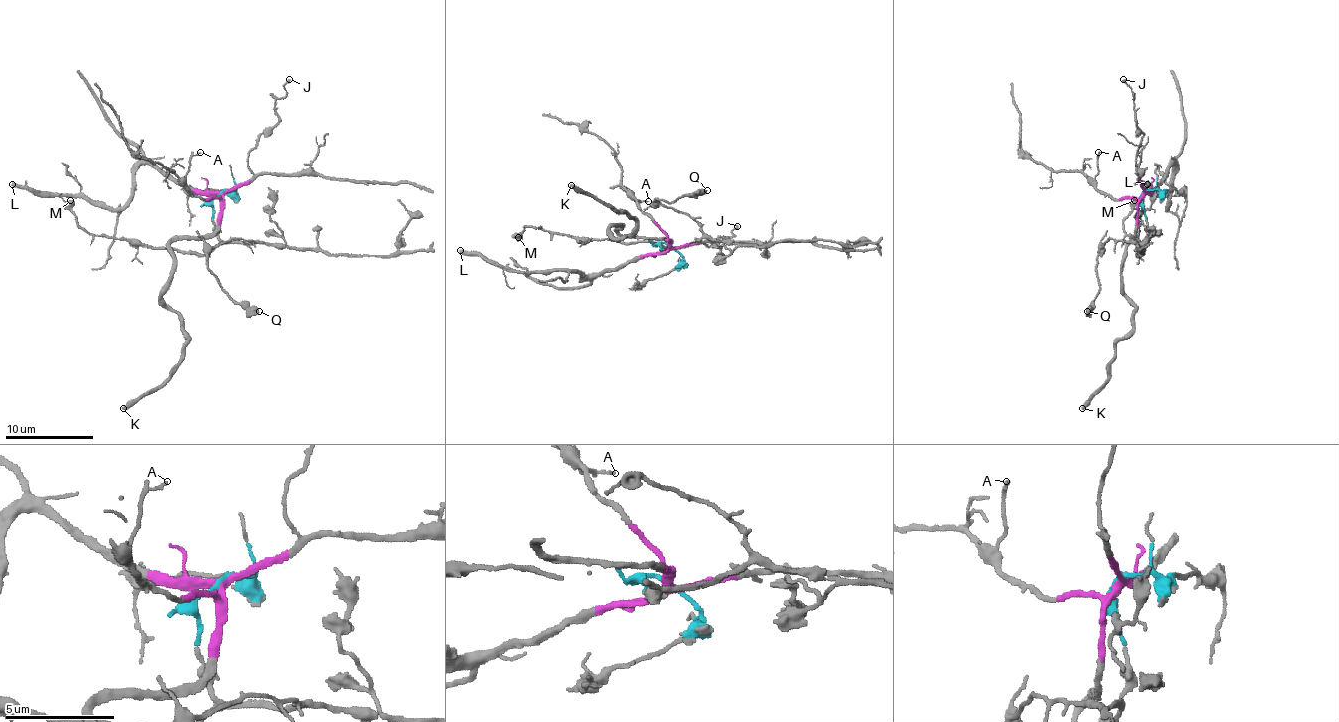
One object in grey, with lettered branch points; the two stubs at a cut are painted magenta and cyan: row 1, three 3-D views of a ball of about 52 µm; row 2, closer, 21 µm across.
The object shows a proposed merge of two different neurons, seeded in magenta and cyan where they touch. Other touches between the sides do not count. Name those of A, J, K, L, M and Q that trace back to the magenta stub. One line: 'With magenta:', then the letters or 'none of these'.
With magenta: A, J, K, L

